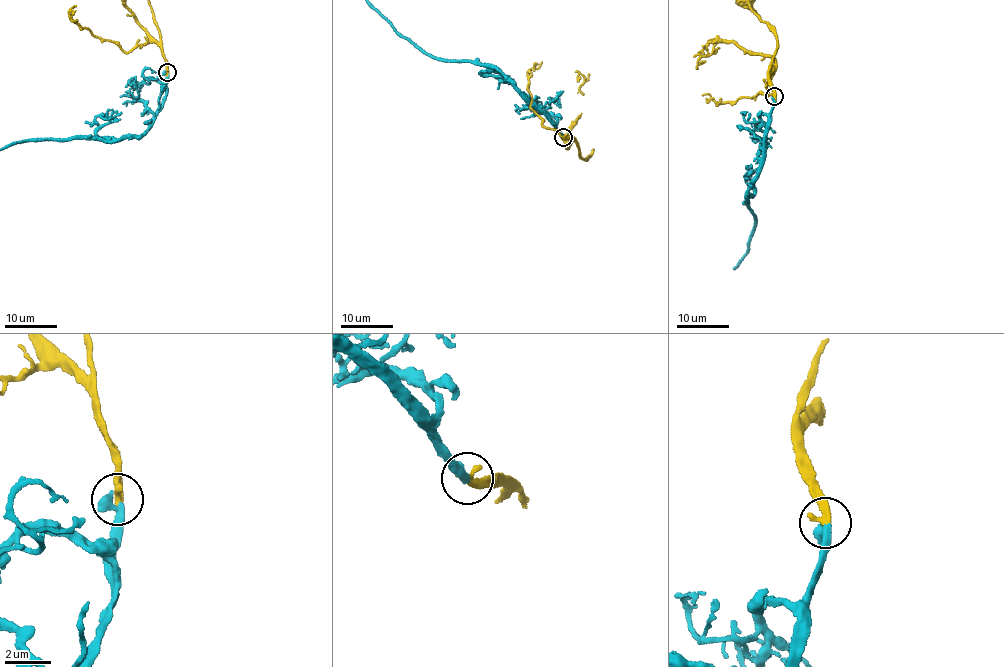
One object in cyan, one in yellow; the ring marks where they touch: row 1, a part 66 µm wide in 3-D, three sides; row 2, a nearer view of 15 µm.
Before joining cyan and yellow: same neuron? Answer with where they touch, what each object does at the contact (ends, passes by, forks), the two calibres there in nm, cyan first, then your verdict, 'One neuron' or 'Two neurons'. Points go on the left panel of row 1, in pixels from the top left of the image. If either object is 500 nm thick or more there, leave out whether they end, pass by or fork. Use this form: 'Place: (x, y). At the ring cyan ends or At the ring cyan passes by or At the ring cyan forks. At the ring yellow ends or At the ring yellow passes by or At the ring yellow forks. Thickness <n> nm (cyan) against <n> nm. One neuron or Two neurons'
Place: (167, 72). At the ring cyan ends. At the ring yellow ends. Thickness 440 nm (cyan) against 400 nm. One neuron

